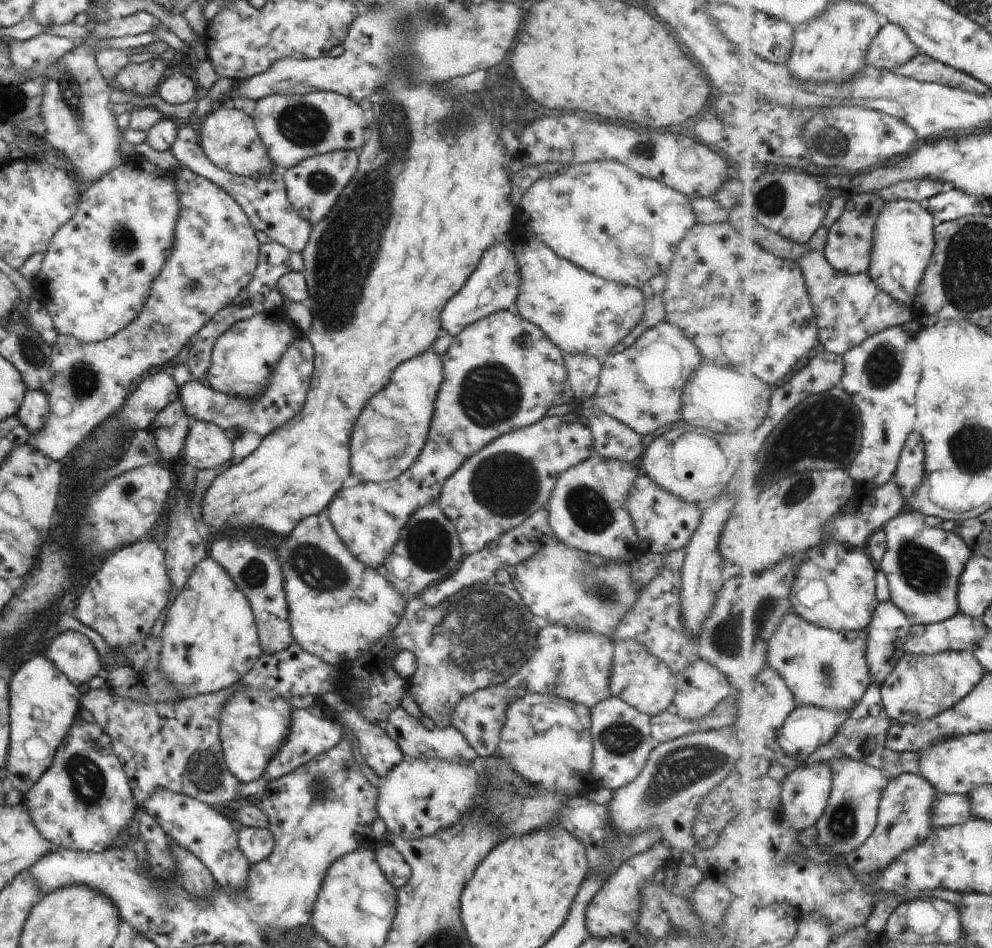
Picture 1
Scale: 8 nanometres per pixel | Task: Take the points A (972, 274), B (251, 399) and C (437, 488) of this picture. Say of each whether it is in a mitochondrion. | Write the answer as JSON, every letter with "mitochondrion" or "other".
{"A":"mitochondrion","B":"other","C":"other"}

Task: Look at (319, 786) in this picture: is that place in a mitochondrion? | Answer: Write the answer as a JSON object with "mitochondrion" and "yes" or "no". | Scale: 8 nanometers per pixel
{"mitochondrion":"yes"}

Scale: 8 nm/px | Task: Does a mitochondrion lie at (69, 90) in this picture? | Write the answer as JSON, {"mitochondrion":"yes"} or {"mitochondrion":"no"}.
{"mitochondrion":"yes"}

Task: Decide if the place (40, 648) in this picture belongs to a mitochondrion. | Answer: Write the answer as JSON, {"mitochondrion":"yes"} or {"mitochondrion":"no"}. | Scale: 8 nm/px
{"mitochondrion":"no"}

